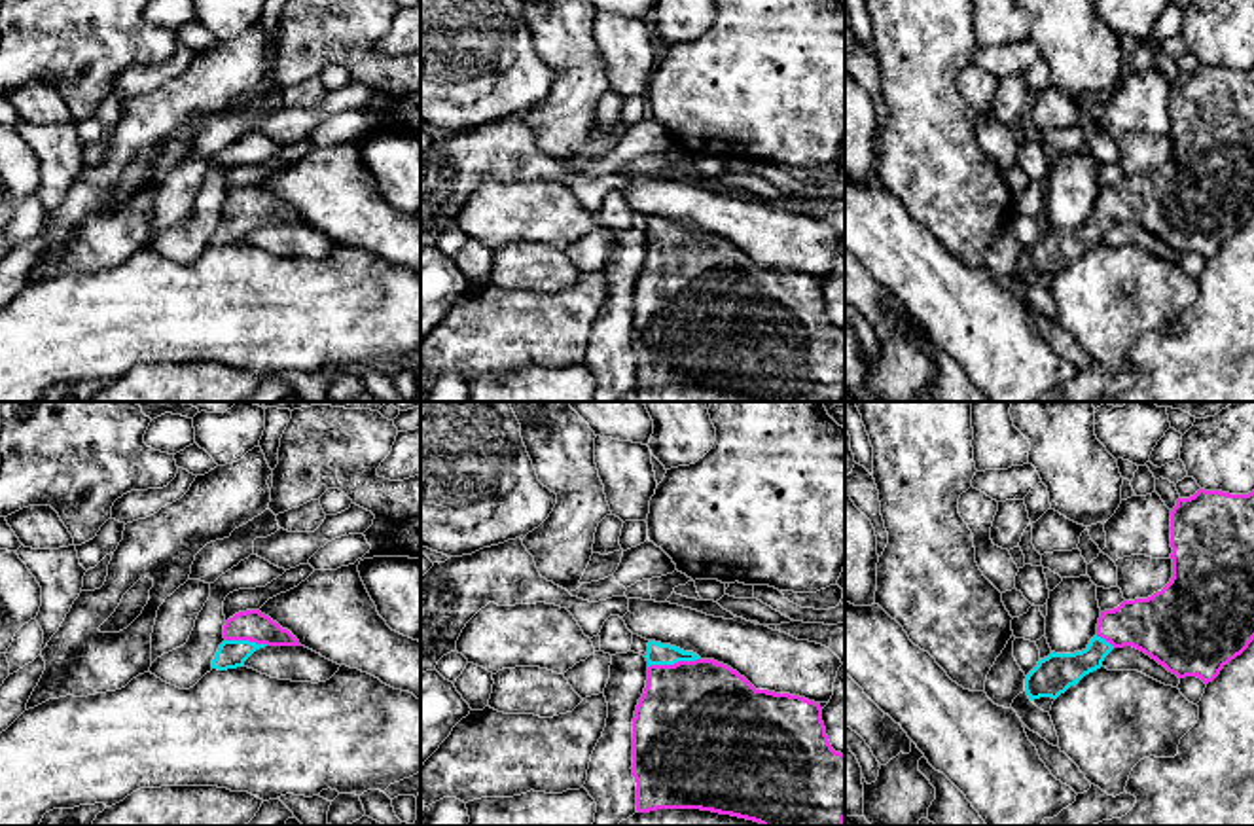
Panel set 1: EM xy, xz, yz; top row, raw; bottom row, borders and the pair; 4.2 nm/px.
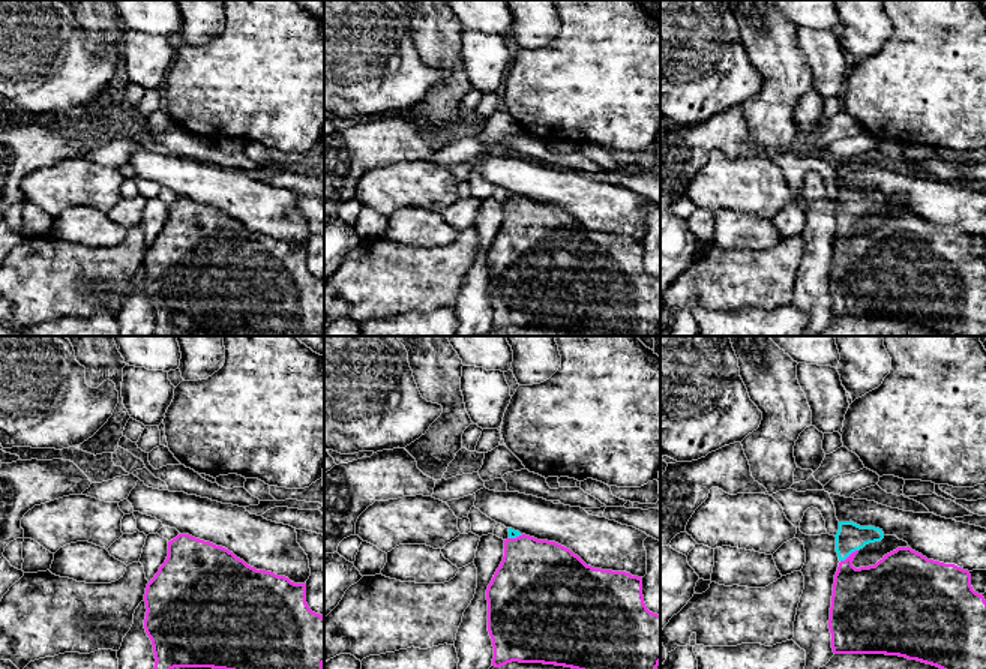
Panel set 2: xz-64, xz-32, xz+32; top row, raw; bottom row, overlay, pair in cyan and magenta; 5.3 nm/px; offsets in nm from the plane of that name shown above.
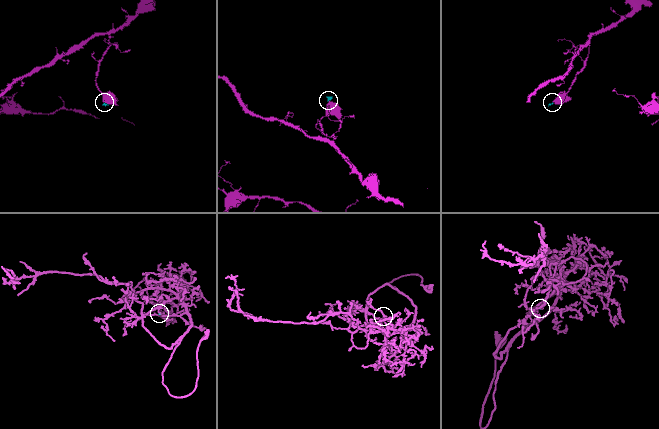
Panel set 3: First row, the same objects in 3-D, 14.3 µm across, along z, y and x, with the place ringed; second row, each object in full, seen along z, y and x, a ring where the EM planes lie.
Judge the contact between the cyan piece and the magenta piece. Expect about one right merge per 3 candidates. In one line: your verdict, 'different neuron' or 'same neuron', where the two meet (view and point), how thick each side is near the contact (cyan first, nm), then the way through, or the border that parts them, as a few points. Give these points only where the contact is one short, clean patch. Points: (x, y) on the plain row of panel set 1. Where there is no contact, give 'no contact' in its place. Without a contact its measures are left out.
same neuron; meets cyan in xz at (673, 239); 100 nm thick on the cyan side, 480 nm on the other; runs through xz (658, 230), (673, 239), (673, 251), (694, 294)

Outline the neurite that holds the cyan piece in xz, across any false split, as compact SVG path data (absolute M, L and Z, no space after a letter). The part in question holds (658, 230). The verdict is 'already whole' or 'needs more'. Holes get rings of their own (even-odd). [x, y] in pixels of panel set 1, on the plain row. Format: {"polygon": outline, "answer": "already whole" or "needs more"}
{"polygon": "M648 218L648 256L633 294L636 386L701 385L761 402L843 402L845 330L828 316L818 278L756 265L714 235Z", "answer": "needs more"}

